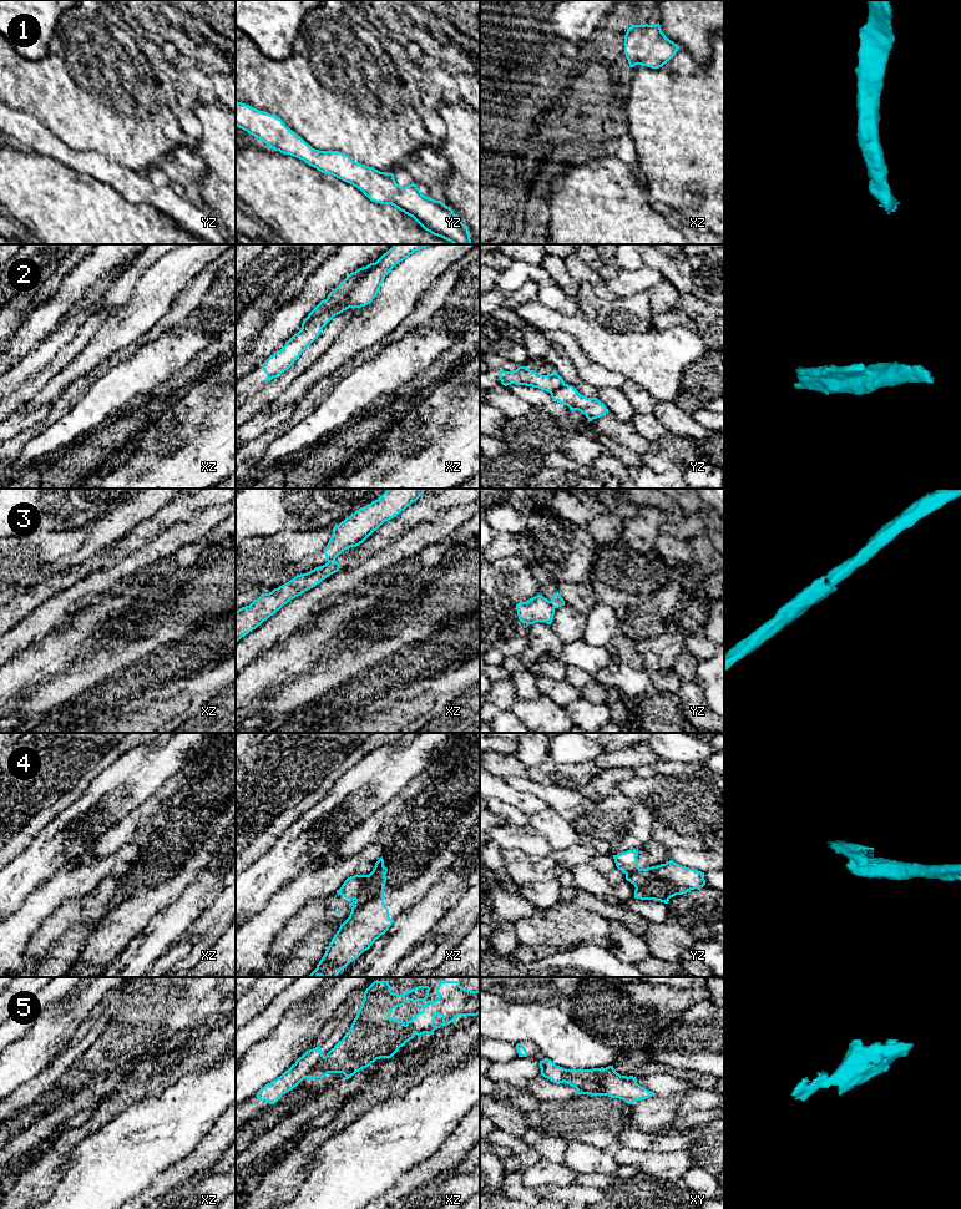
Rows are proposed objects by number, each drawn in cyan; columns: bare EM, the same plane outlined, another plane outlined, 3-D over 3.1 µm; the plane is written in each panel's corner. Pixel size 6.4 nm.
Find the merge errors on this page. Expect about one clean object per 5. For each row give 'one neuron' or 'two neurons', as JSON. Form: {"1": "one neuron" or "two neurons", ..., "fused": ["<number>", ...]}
{"1": "one neuron", "2": "two neurons", "3": "two neurons", "4": "two neurons", "5": "two neurons", "fused": ["2", "3", "4", "5"]}

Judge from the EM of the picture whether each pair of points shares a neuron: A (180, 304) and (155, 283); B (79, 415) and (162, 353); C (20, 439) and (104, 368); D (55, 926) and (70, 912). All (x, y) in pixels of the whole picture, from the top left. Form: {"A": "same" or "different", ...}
{"A": "different", "B": "same", "C": "same", "D": "same"}

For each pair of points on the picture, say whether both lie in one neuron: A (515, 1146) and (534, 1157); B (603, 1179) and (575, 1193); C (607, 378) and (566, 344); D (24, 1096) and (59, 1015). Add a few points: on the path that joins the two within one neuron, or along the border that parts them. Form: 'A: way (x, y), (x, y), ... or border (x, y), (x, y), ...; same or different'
A: way (520, 1149), (529, 1157); same
B: border (581, 1184), (597, 1187), (605, 1192); different
C: way (597, 375), (575, 354); same
D: border (47, 1063), (13, 1092); different

